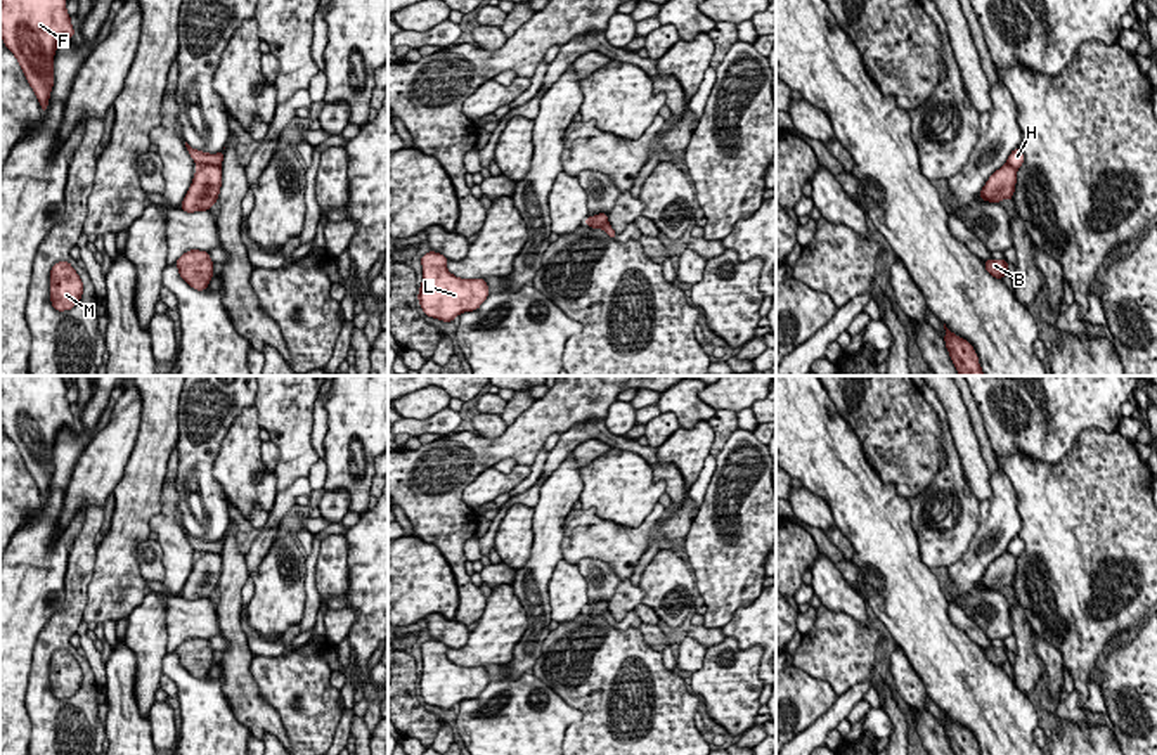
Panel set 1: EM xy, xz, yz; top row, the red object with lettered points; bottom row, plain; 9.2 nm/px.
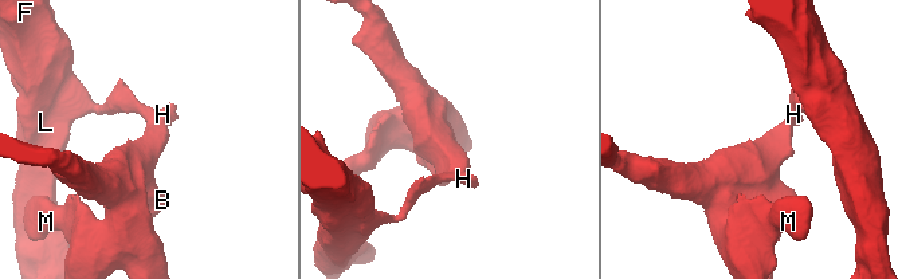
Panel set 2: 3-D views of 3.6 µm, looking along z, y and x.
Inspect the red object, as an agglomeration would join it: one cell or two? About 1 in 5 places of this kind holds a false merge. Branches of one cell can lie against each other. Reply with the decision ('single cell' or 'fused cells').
fused cells

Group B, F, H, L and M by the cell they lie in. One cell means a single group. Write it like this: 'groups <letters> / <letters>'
groups B M / F H L

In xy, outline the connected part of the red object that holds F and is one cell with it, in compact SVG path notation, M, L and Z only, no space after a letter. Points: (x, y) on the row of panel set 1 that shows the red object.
M0 0L0 36L16 55L42 109L54 87L54 55L61 40L74 38L68 0Z

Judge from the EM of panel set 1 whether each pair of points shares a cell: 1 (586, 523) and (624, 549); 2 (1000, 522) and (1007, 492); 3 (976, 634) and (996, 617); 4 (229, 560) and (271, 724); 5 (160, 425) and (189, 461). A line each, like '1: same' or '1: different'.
1: same
2: same
3: different
4: same
5: different

